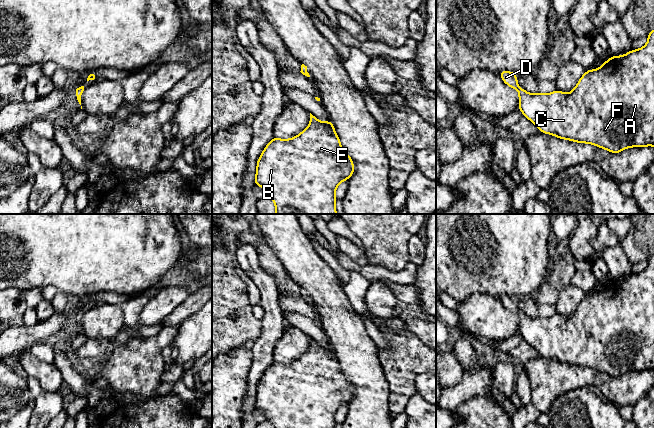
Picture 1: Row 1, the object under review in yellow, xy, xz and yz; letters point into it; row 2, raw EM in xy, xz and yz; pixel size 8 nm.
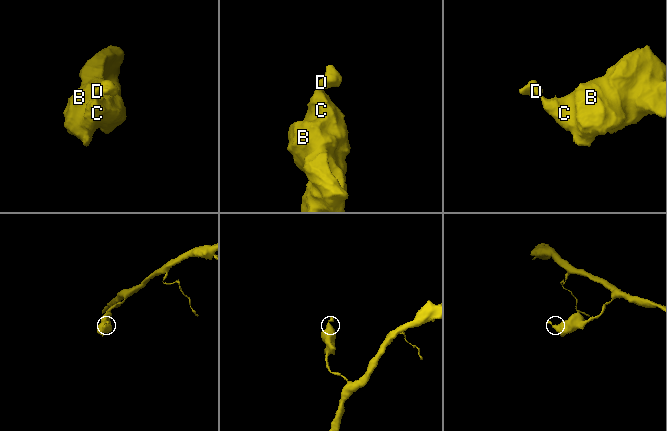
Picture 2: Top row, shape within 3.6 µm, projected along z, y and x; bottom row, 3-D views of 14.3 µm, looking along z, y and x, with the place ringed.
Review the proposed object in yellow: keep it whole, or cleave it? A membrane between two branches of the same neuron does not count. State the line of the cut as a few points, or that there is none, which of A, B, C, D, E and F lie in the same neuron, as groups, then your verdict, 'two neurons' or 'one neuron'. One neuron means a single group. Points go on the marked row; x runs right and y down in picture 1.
cut none; groups A B C D E F; one neuron

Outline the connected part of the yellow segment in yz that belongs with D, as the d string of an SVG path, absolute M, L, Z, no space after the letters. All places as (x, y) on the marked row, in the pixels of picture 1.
M654 30L648 34L647 44L637 50L631 50L622 56L612 56L609 60L605 61L601 67L596 70L587 70L584 75L580 78L576 87L569 93L565 94L562 91L555 90L550 94L535 93L530 94L524 89L518 86L517 75L513 72L503 70L500 72L500 76L505 84L510 86L512 89L516 89L519 93L519 110L523 115L532 121L540 132L554 135L560 139L567 139L578 143L589 143L600 148L606 149L611 153L619 153L629 147L644 147L654 146Z

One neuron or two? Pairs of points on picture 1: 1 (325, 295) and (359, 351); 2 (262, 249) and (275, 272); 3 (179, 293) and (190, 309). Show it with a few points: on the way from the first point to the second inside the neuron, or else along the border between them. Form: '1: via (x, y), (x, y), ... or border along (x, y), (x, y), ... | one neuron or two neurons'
1: via (335, 309), (348, 337) | one neuron
2: via (265, 255), (272, 266) | one neuron
3: border along (193, 292), (167, 315) | two neurons

